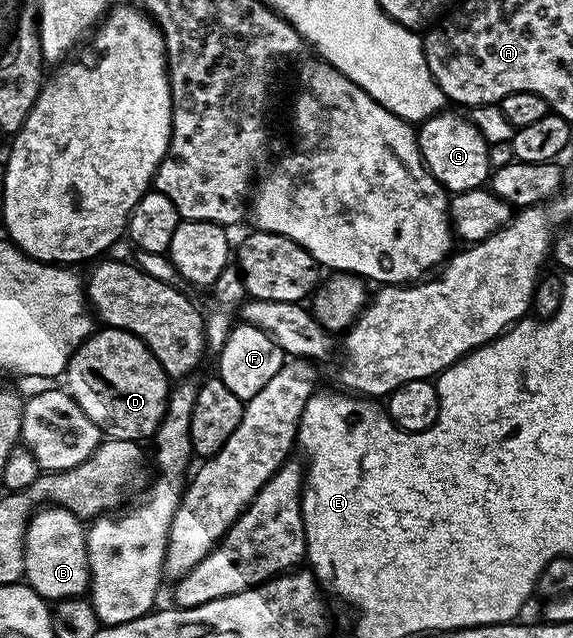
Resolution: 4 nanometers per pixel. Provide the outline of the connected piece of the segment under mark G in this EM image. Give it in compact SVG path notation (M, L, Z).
M442 109L432 118L424 120L416 128L417 144L425 162L425 168L433 174L446 192L476 191L486 186L491 175L488 163L490 144L481 131L465 115L456 115L453 109Z

